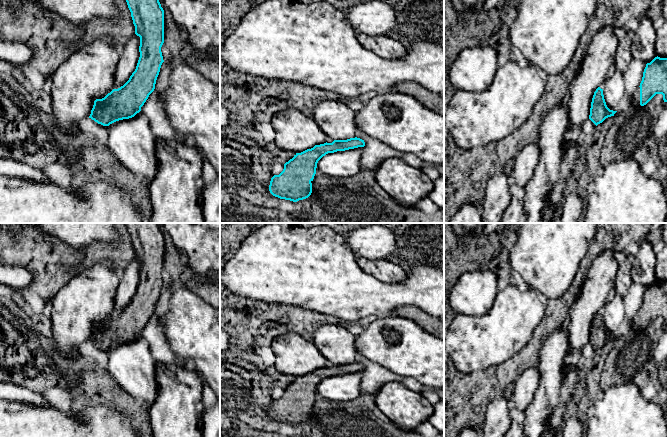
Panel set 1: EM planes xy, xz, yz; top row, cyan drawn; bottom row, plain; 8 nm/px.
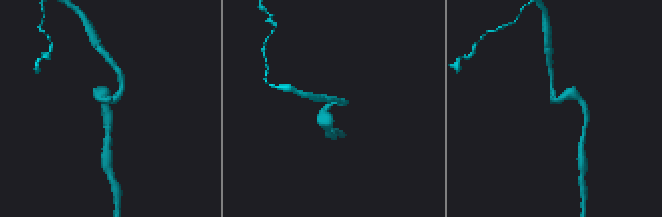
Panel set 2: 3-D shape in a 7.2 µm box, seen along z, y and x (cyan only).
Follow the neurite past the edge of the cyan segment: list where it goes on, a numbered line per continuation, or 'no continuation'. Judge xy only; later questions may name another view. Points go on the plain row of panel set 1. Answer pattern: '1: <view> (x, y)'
no continuation

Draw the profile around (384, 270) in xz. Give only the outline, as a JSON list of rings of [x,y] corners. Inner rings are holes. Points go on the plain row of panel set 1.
[[[360,257],[357,259],[359,266],[368,274],[376,277],[380,281],[387,283],[401,283],[407,278],[405,270],[385,259],[367,259]]]

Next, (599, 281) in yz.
[[[611,251],[601,253],[587,271],[582,289],[564,324],[570,342],[562,368],[564,380],[578,368],[582,348],[589,343],[594,316],[607,302],[617,271],[618,262]]]

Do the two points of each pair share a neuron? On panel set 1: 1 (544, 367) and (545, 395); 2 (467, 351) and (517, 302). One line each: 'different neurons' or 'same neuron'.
1: same neuron
2: same neuron

